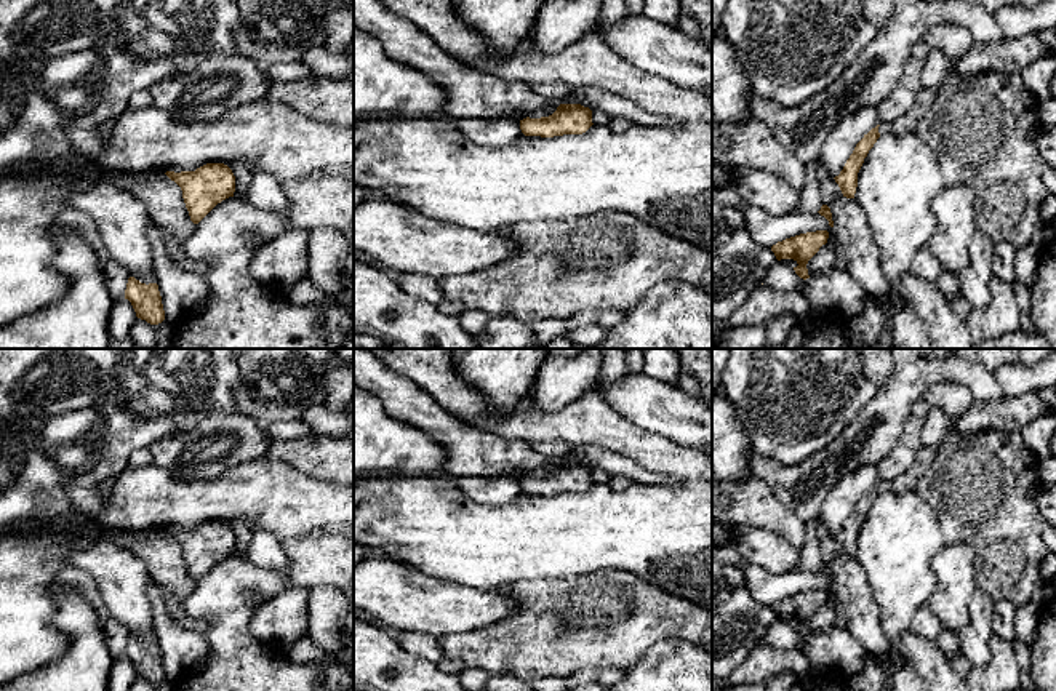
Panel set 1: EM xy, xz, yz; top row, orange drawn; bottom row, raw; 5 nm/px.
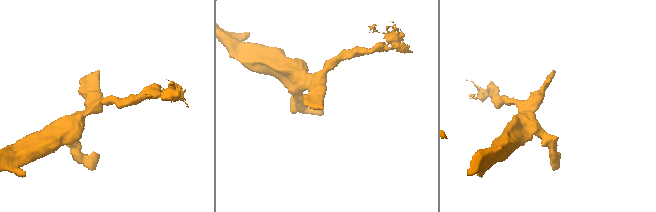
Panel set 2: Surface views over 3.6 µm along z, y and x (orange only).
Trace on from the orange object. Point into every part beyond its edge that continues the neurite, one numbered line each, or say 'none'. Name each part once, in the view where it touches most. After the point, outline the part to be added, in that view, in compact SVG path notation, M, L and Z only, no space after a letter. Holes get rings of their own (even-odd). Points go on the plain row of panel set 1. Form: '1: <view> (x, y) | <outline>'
1: yz (908, 480) | M923 446L914 464L904 470L901 475L898 475L891 481L880 481L878 491L882 493L909 493L917 491L918 480L923 477L923 473L931 467L938 454L938 446Z

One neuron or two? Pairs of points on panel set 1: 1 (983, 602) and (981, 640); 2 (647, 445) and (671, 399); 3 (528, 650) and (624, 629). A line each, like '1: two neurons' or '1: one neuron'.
1: one neuron
2: two neurons
3: one neuron

